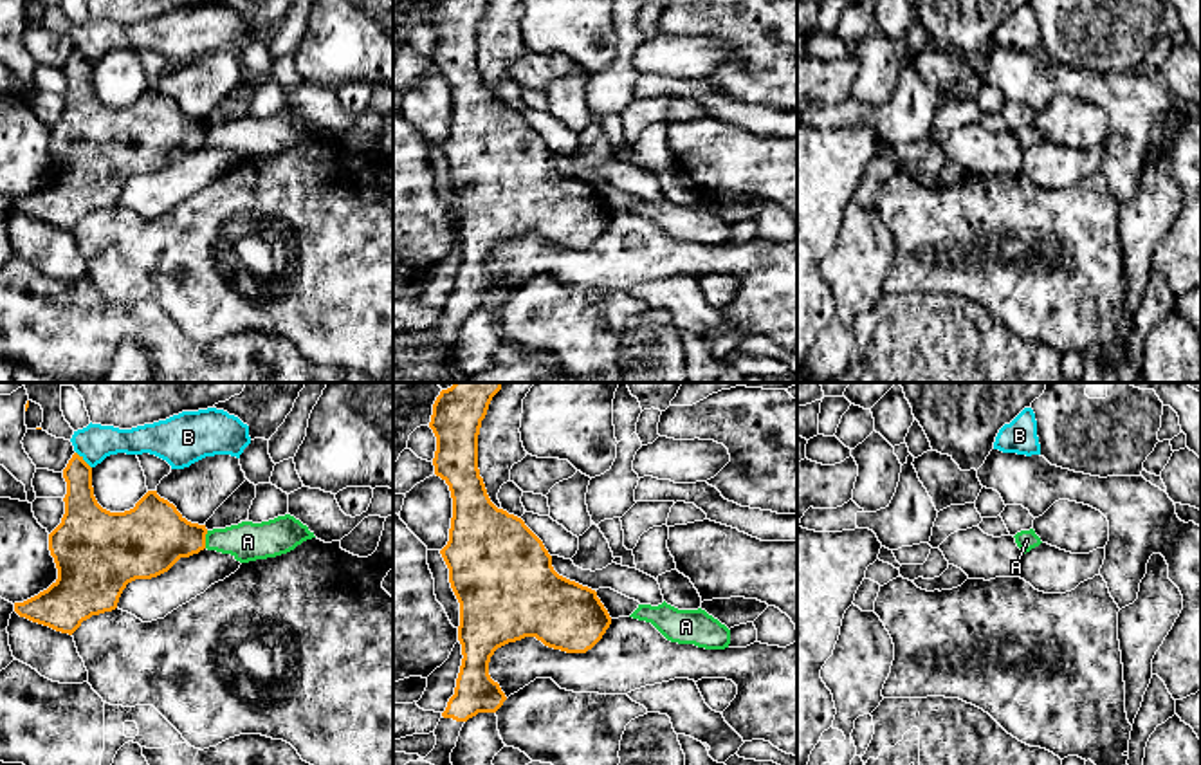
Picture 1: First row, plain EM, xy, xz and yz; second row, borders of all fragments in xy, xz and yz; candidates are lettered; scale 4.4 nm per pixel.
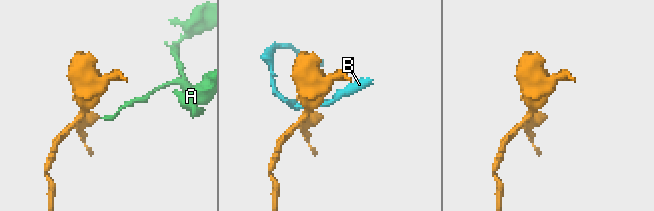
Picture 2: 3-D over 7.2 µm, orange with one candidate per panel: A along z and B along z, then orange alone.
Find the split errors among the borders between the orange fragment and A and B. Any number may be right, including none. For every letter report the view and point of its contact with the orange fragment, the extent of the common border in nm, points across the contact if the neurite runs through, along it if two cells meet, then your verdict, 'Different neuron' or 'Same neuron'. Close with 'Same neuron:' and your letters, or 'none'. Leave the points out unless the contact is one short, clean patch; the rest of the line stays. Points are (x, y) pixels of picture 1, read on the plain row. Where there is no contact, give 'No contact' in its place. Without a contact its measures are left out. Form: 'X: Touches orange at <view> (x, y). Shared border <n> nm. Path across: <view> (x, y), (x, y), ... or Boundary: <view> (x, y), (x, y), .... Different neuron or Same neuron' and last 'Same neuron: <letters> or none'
A: Touches orange at xy (204, 136). Shared border 80 nm. Different neuron
B: Touches orange at xy (83, 56). Shared border 100 nm. Boundary: xy (76, 47), (91, 64). Different neuron
Same neuron: none

